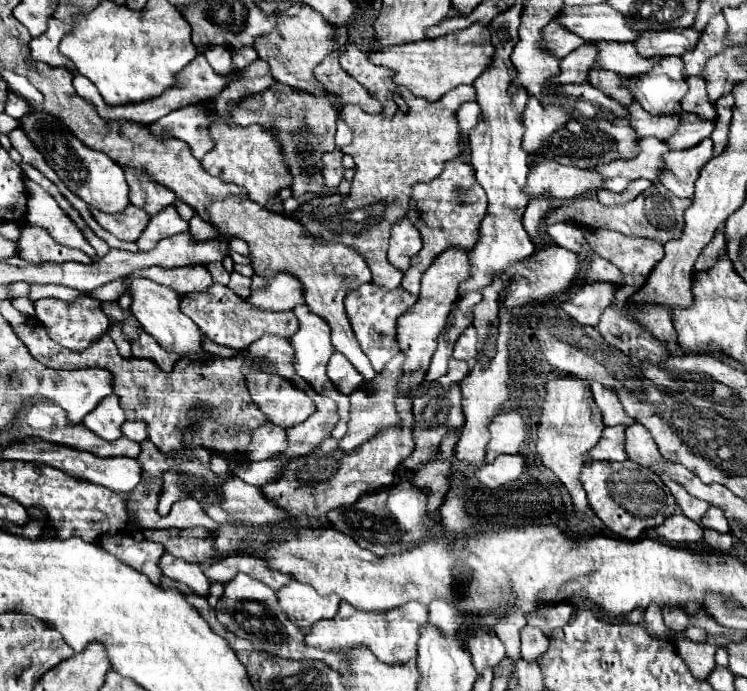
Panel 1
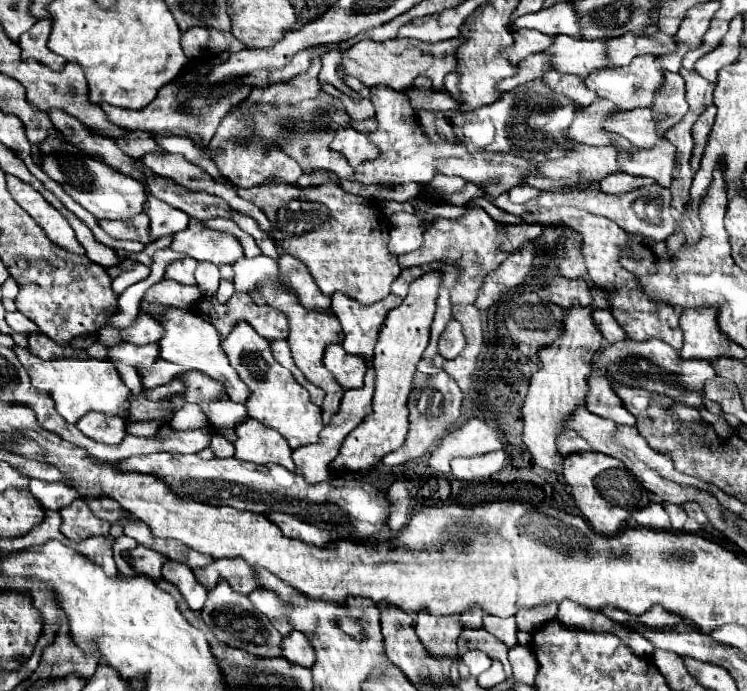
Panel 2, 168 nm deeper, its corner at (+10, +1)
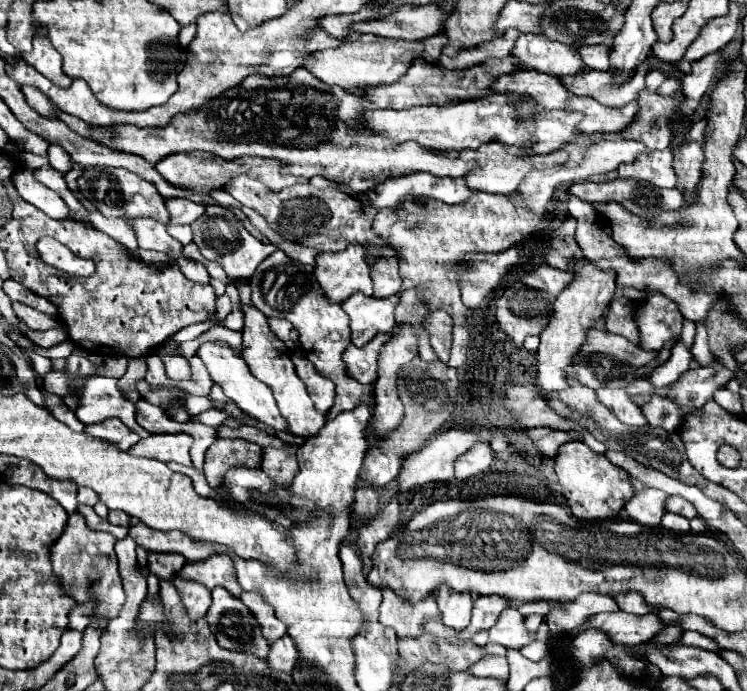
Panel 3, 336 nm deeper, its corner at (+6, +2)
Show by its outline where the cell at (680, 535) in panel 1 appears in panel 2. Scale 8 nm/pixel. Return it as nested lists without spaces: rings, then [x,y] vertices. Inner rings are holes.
[[[649,503],[645,509],[633,511],[631,517],[633,517],[641,527],[661,529],[661,531],[669,531],[669,529],[671,529],[671,521],[669,521],[669,515],[665,513],[663,503]]]

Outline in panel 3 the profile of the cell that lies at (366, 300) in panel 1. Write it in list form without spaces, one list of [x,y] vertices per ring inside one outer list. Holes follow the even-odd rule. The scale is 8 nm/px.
[[[355,292],[341,306],[351,318],[351,342],[355,346],[365,346],[381,332],[391,332],[395,328],[395,306],[399,304],[399,296],[389,296],[385,300],[377,300],[373,296],[365,296]]]

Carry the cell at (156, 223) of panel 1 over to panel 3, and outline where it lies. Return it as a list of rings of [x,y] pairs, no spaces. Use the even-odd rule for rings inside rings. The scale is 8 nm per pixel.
[[[171,198],[165,202],[165,206],[171,216],[169,224],[193,224],[205,212],[203,204],[195,204],[183,198]]]

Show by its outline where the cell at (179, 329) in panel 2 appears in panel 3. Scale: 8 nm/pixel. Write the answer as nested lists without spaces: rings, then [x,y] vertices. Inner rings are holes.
[[[205,342],[205,344],[199,346],[199,350],[195,354],[205,362],[205,366],[207,366],[213,382],[217,382],[223,388],[225,396],[229,400],[233,400],[245,414],[249,414],[249,416],[265,422],[267,426],[271,426],[275,430],[285,430],[285,420],[279,414],[279,408],[275,404],[275,398],[273,398],[271,390],[263,382],[259,382],[257,378],[251,376],[249,368],[245,366],[245,360],[241,356],[237,356],[231,348],[221,346],[219,342]]]

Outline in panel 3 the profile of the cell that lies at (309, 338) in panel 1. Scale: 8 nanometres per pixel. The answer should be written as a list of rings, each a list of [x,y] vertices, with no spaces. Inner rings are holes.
[[[277,250],[257,266],[255,274],[249,278],[249,286],[253,306],[265,316],[281,316],[285,320],[291,320],[291,324],[299,332],[299,344],[305,352],[305,358],[317,368],[323,378],[333,380],[337,394],[333,408],[327,412],[327,420],[333,420],[343,410],[355,408],[357,400],[365,400],[373,406],[373,388],[369,384],[359,384],[357,380],[349,378],[341,360],[343,350],[351,344],[349,316],[345,316],[341,304],[329,304],[325,296],[321,296],[321,288],[313,280],[313,266],[293,262],[285,256],[285,252]]]

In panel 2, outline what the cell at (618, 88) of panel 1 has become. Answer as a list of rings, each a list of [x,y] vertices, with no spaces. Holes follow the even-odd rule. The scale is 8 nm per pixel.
[[[549,69],[549,73],[545,73],[545,77],[541,77],[541,81],[545,81],[545,85],[549,85],[555,93],[565,93],[565,97],[569,97],[577,107],[587,107],[597,101],[597,95],[593,91],[589,91],[585,87],[583,79],[577,75],[561,75],[561,73]]]

